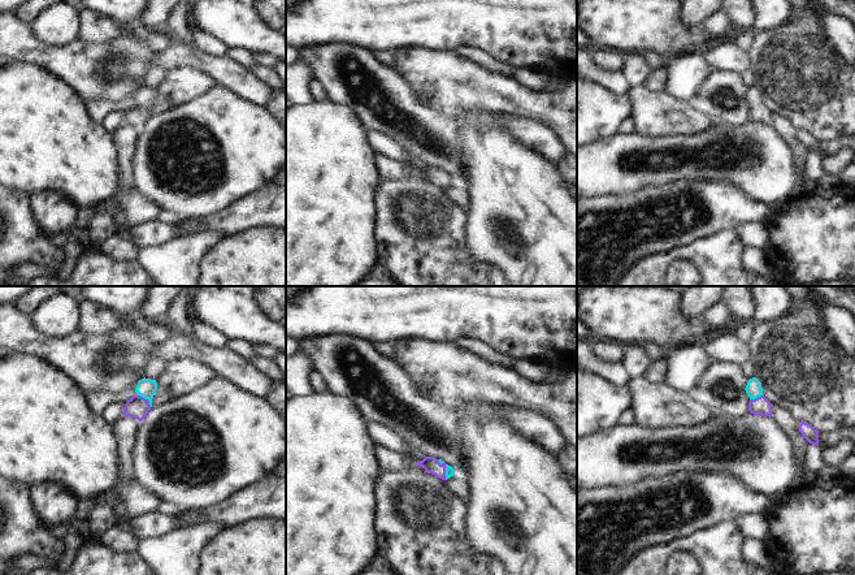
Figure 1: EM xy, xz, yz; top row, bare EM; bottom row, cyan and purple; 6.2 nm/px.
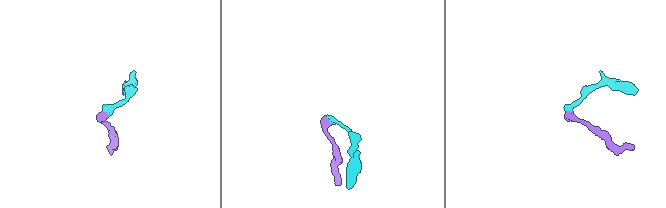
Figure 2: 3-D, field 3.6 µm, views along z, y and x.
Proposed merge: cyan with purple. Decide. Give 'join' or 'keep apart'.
join

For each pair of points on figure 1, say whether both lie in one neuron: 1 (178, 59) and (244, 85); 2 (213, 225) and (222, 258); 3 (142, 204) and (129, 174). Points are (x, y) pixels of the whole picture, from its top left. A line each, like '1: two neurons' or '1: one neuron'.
1: one neuron
2: two neurons
3: two neurons

